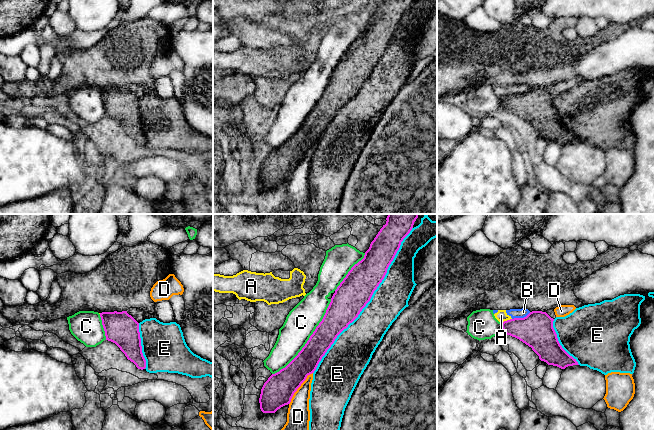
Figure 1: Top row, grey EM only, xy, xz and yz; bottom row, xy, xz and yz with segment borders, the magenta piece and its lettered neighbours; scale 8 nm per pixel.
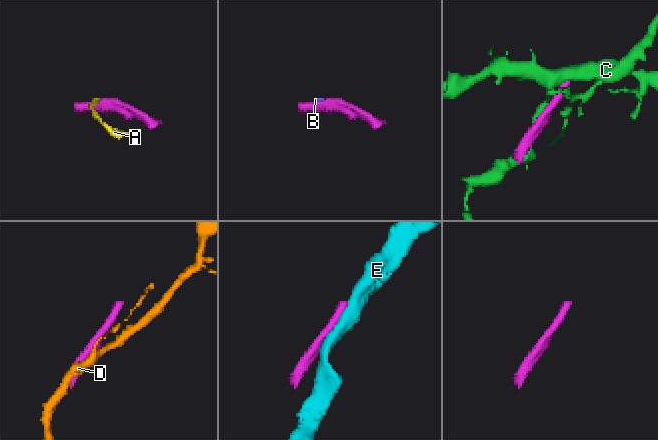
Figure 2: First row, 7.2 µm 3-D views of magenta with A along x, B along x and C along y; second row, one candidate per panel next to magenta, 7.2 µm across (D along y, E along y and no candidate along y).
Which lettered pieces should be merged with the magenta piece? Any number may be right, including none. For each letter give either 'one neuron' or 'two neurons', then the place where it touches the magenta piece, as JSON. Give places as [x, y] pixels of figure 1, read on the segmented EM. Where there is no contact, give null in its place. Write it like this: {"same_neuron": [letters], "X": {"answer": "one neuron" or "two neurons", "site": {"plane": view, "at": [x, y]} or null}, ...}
{"same_neuron": [], "A": {"answer": "two neurons", "site": {"plane": "yz", "at": [507, 320]}}, "B": {"answer": "two neurons", "site": {"plane": "yz", "at": [521, 318]}}, "C": {"answer": "two neurons", "site": {"plane": "xz", "at": [309, 339]}}, "D": {"answer": "two neurons", "site": {"plane": "xz", "at": [298, 387]}}, "E": {"answer": "two neurons", "site": {"plane": "xz", "at": [369, 300]}}}

